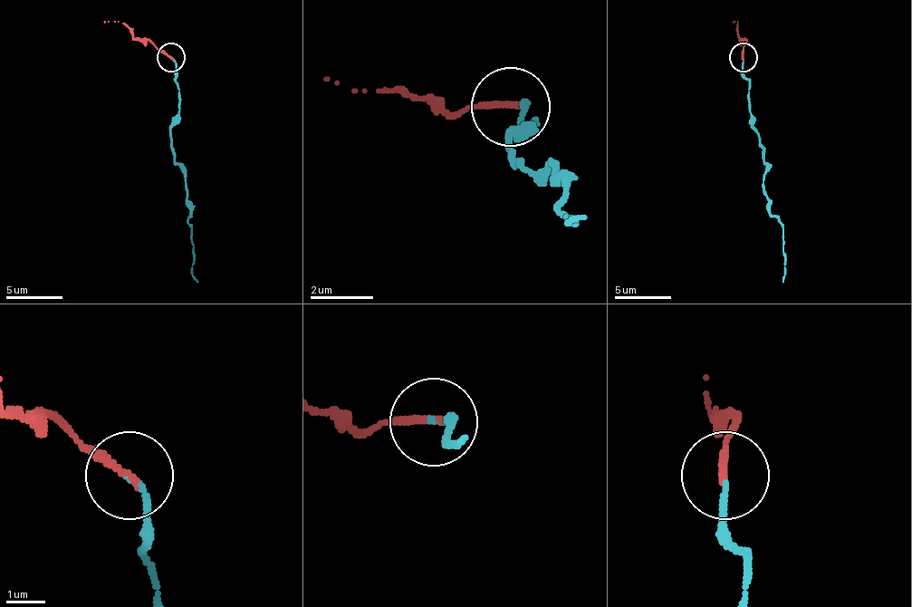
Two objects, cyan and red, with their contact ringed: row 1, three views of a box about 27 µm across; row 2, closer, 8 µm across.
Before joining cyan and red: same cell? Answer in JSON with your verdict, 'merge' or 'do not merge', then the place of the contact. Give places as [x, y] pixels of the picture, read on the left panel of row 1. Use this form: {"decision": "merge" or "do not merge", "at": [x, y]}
{"decision": "merge", "at": [171, 57]}

